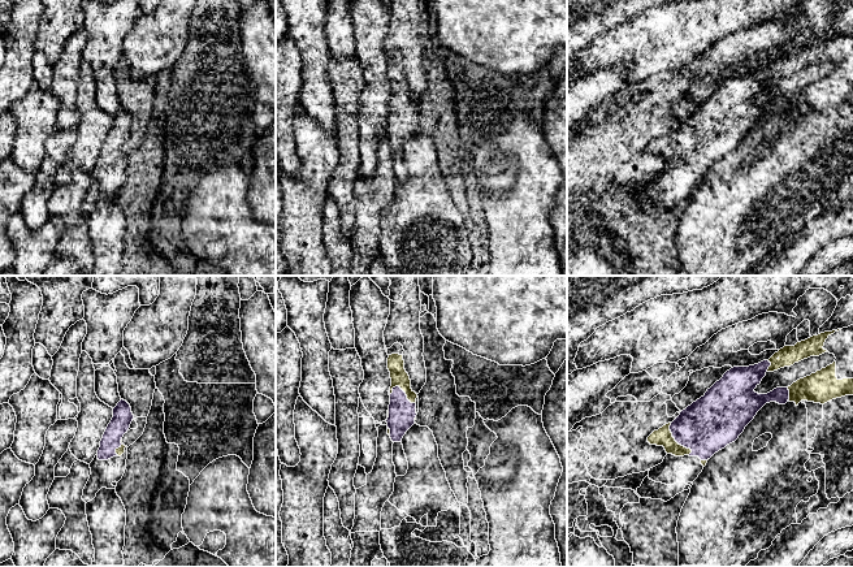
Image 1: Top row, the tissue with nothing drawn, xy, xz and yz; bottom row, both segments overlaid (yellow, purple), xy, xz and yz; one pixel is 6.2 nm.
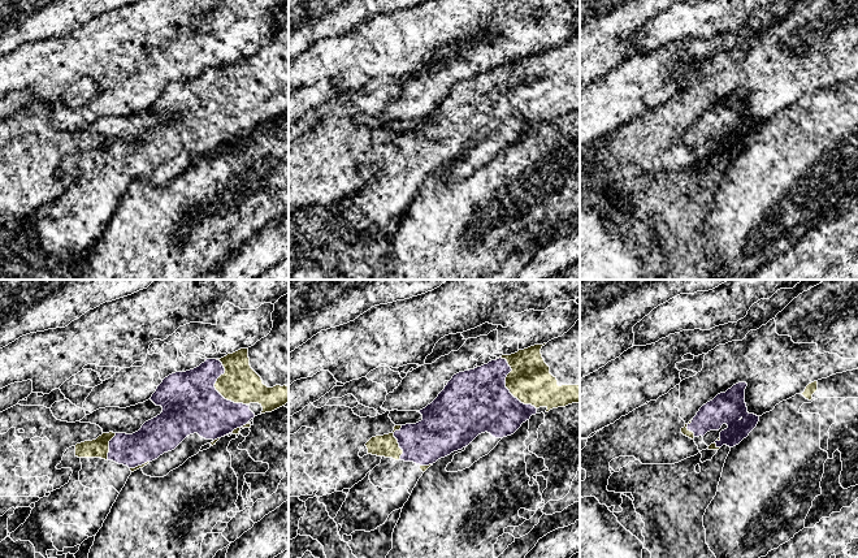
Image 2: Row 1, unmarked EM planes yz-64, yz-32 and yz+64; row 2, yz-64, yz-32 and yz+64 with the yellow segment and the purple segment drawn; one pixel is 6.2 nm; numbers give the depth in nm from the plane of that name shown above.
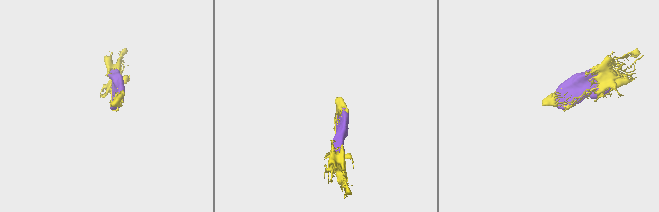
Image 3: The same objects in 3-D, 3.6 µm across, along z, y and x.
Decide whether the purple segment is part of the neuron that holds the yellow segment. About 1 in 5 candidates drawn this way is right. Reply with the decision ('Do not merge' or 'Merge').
Merge

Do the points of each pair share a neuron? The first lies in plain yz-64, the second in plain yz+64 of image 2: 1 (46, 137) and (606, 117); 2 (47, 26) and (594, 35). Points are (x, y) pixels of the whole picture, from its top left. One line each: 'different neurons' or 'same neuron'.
1: different neurons
2: same neuron

